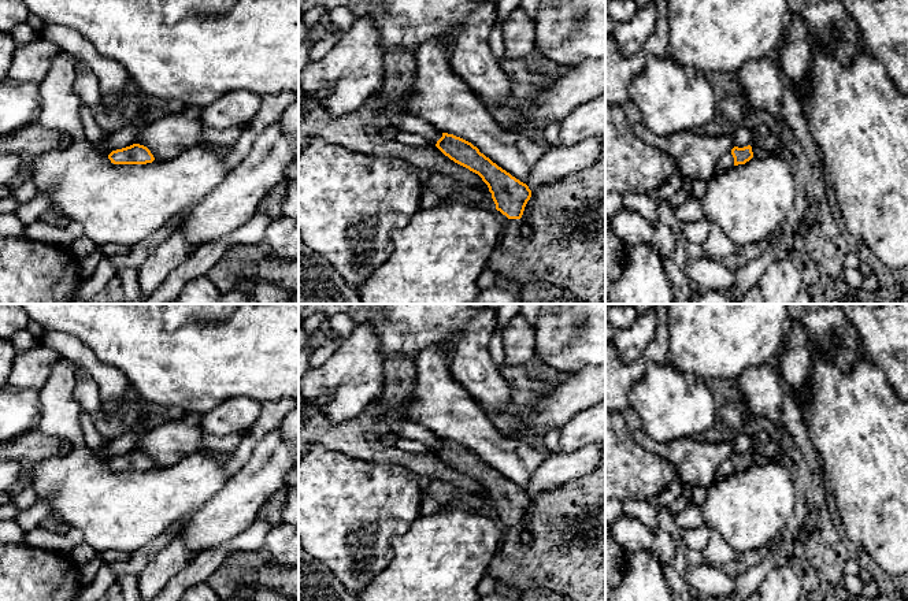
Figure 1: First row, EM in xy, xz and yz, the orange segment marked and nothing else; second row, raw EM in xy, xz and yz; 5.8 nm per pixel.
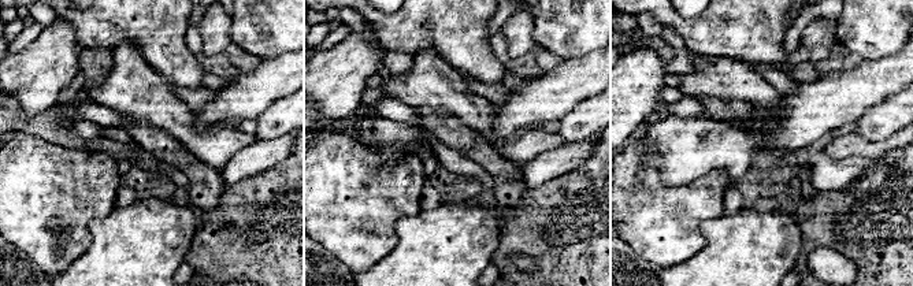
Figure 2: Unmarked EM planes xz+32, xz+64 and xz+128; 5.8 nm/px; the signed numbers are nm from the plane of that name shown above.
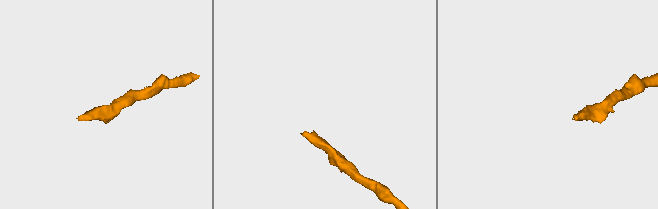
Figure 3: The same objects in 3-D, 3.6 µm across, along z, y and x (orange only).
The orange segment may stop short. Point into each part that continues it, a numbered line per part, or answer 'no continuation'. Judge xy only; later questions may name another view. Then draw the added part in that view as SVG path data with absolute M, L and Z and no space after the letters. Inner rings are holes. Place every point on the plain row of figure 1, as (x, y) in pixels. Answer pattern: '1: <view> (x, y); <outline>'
no continuation

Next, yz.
1: yz (727, 467); M731 459L726 460L716 472L715 481L722 481L723 478L731 475L734 472L734 464Z

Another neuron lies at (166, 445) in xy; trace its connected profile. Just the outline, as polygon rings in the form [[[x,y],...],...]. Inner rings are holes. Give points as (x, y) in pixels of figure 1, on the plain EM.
[[[177,419],[145,433],[144,438],[137,444],[136,450],[147,453],[155,467],[171,467],[192,453],[214,453],[205,449],[203,439],[204,433],[197,422]]]

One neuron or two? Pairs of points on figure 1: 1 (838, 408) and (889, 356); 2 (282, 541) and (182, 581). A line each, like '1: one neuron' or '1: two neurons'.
1: two neurons
2: two neurons

